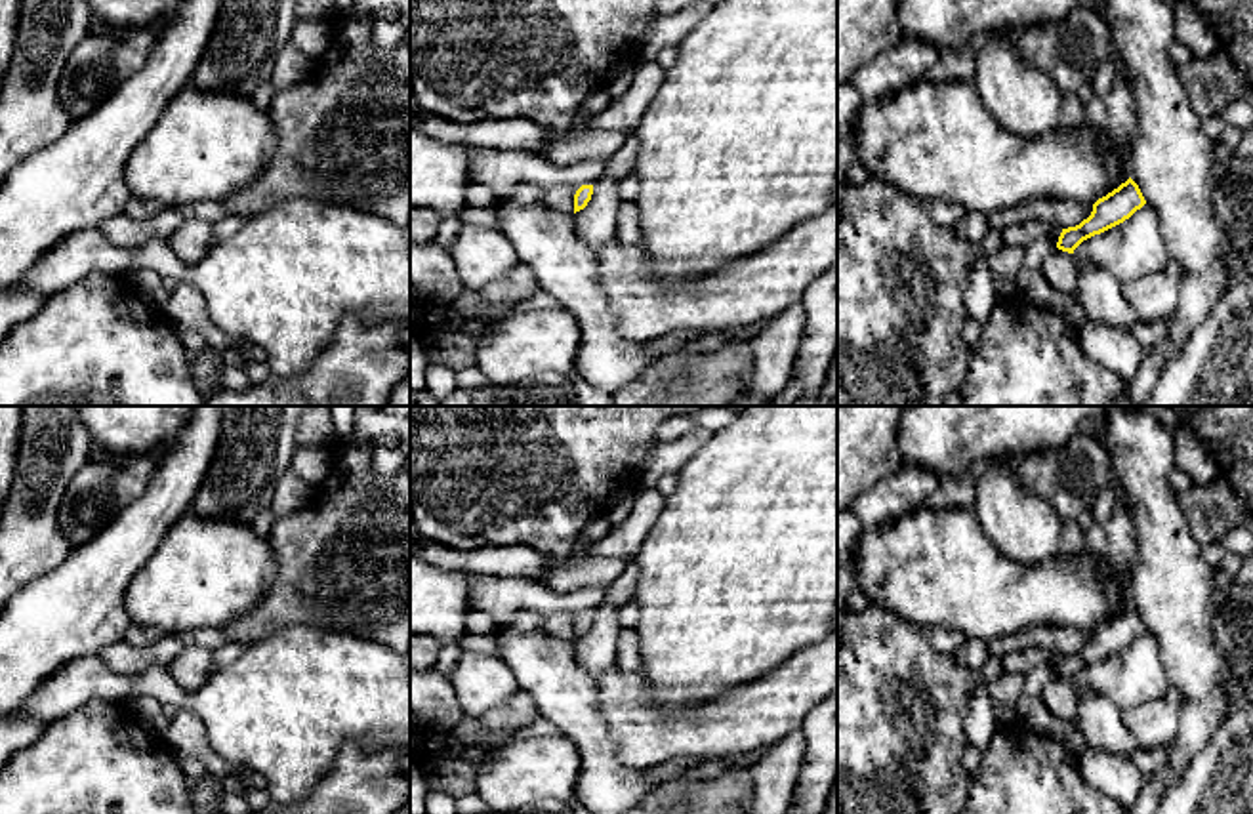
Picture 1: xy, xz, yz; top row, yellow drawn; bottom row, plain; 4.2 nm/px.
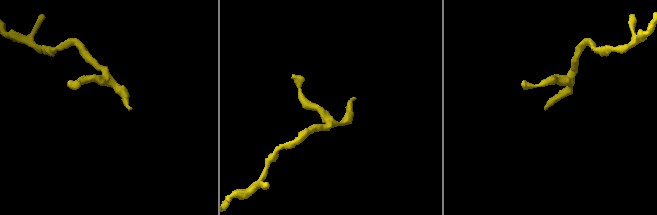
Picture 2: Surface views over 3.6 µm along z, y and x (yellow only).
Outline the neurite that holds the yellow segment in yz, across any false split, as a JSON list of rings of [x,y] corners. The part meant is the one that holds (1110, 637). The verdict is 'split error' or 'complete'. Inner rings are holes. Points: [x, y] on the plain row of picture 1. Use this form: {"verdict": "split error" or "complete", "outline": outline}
{"verdict": "complete", "outline": [[[1129,604],[1118,616],[1099,625],[1087,646],[1076,654],[1062,656],[1057,675],[1074,681],[1083,667],[1123,650],[1144,631],[1146,627],[1139,612]]]}

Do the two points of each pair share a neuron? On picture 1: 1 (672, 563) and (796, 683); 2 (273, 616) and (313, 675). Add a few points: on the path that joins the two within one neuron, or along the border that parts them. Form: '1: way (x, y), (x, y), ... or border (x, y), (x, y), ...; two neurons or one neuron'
1: border (817, 641), (796, 651), (756, 679), (739, 685); two neurons
2: border (328, 630), (290, 624), (264, 637); two neurons

